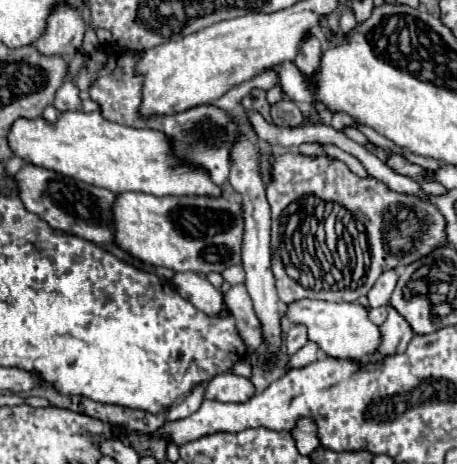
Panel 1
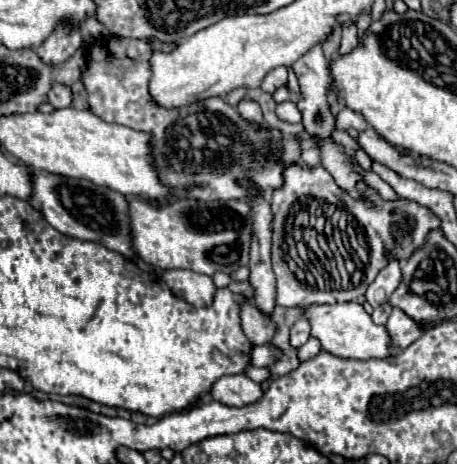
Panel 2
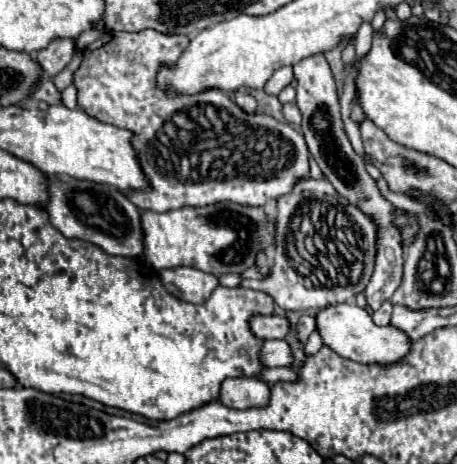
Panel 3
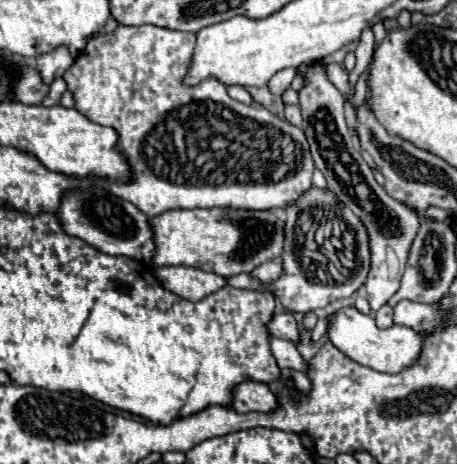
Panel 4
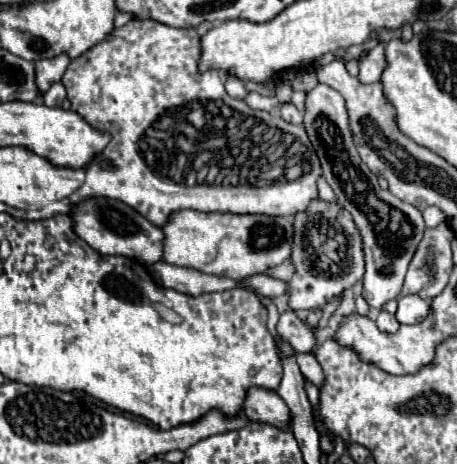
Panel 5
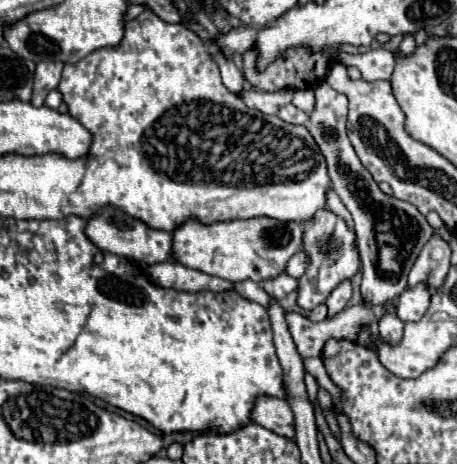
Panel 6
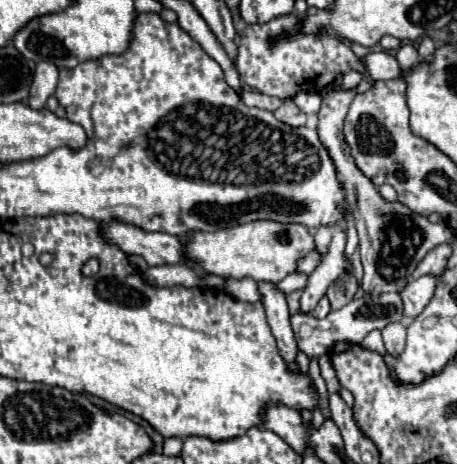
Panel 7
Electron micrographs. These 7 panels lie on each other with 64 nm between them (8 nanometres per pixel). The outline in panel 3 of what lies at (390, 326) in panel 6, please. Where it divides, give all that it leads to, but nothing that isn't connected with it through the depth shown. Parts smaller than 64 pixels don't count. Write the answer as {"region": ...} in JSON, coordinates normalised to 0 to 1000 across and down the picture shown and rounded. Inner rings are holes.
{"region":[[[840,651],[840,655],[814,677],[814,685],[818,685],[818,694],[823,694],[827,703],[849,703],[849,698],[853,698],[853,681],[858,681],[858,655],[853,655],[853,651]]]}

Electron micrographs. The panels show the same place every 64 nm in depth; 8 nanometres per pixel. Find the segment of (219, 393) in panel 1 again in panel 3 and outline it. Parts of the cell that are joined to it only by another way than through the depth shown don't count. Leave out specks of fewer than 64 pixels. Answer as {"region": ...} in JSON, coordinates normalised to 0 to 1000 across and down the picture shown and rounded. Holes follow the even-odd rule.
{"region":[[[499,815],[486,828],[481,866],[499,879],[543,884],[578,879],[591,862],[591,836],[582,823],[560,815]]]}

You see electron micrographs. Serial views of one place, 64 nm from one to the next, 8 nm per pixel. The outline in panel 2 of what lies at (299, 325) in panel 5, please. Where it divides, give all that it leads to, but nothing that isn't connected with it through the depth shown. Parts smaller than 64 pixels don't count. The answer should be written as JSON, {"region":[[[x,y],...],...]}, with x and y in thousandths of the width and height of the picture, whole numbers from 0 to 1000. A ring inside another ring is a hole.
{"region":[[[538,647],[530,659],[530,711],[551,733],[551,741],[565,746],[604,724],[608,698],[591,681],[578,681],[560,659],[551,659]]]}

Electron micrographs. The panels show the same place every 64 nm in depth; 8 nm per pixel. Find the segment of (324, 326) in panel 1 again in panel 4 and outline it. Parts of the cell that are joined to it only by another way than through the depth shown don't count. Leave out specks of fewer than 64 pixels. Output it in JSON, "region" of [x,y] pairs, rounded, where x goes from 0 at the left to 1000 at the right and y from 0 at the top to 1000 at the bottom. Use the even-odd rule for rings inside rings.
{"region":[[[779,664],[744,668],[722,690],[718,724],[722,724],[722,737],[740,754],[748,754],[757,767],[779,776],[783,784],[796,784],[796,789],[810,789],[818,797],[849,802],[849,806],[880,802],[884,793],[897,793],[902,784],[910,784],[910,776],[919,776],[919,759],[923,759],[928,728],[932,728],[932,720],[902,716],[902,707],[884,707],[884,703],[858,703],[845,711],[832,711],[818,698],[818,685],[788,677]]]}

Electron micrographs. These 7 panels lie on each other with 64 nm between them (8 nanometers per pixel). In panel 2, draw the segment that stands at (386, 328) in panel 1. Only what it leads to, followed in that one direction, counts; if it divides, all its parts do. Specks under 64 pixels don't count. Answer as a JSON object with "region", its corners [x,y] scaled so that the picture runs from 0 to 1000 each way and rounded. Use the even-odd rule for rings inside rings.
{"region":[[[858,664],[845,707],[858,724],[858,741],[880,754],[937,711],[937,707],[919,707],[919,698],[910,698],[910,690],[902,690],[888,672],[875,672],[875,664]]]}

